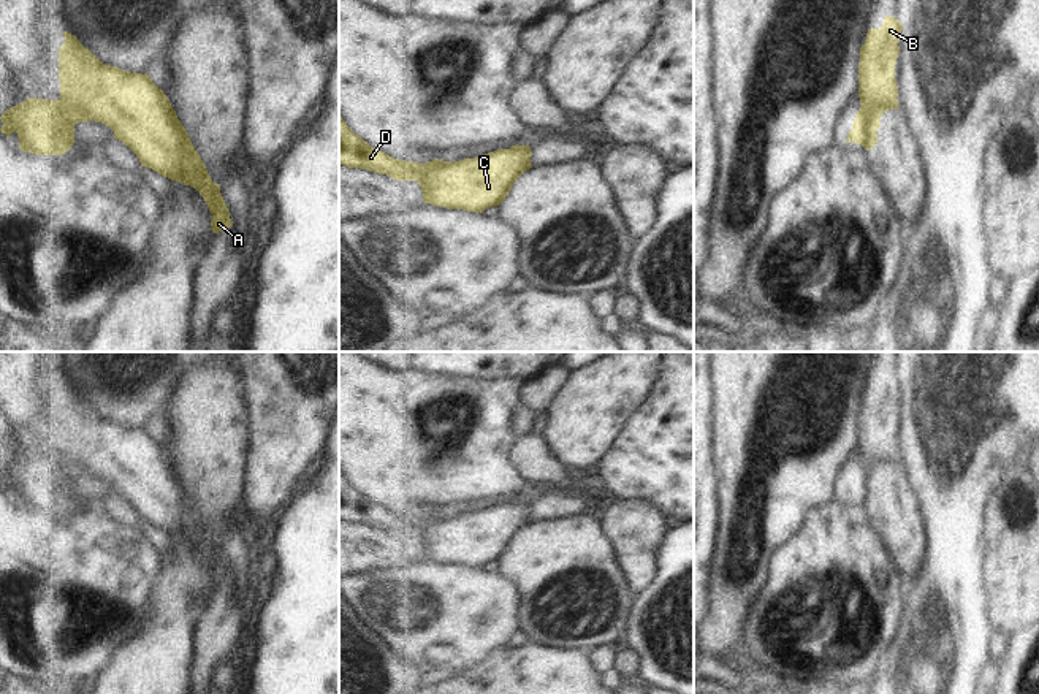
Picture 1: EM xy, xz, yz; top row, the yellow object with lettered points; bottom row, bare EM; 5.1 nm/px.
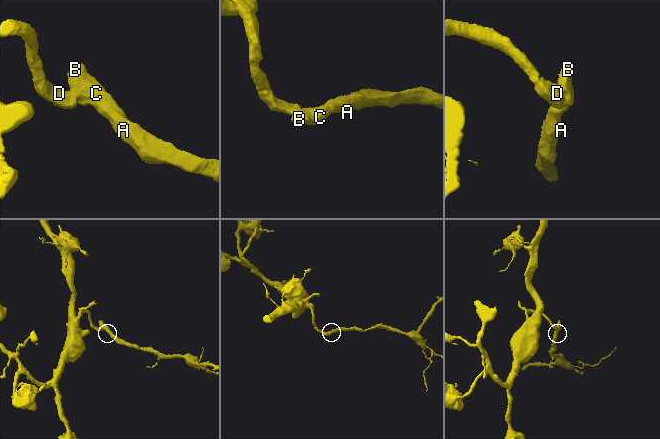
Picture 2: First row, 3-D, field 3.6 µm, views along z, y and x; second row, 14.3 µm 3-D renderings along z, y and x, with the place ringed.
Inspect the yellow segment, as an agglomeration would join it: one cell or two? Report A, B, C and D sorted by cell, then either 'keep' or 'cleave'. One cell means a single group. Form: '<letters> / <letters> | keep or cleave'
A B C / D | cleave

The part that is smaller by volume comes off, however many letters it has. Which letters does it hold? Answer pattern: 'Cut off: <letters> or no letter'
Cut off: A, B, C

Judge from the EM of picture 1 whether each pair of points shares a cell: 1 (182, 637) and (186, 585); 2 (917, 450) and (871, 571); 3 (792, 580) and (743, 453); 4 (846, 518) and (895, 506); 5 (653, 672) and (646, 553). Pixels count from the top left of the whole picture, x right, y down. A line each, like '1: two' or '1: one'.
1: one
2: two
3: two
4: two
5: two

